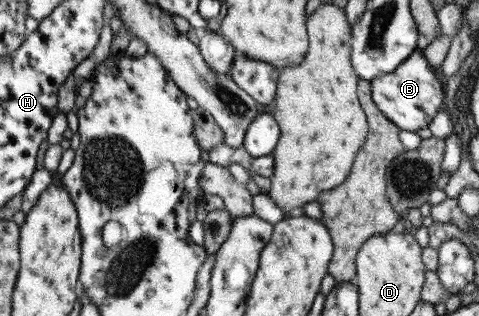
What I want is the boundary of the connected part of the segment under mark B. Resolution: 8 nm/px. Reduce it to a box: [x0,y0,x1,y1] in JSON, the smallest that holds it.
[370,49,445,132]

